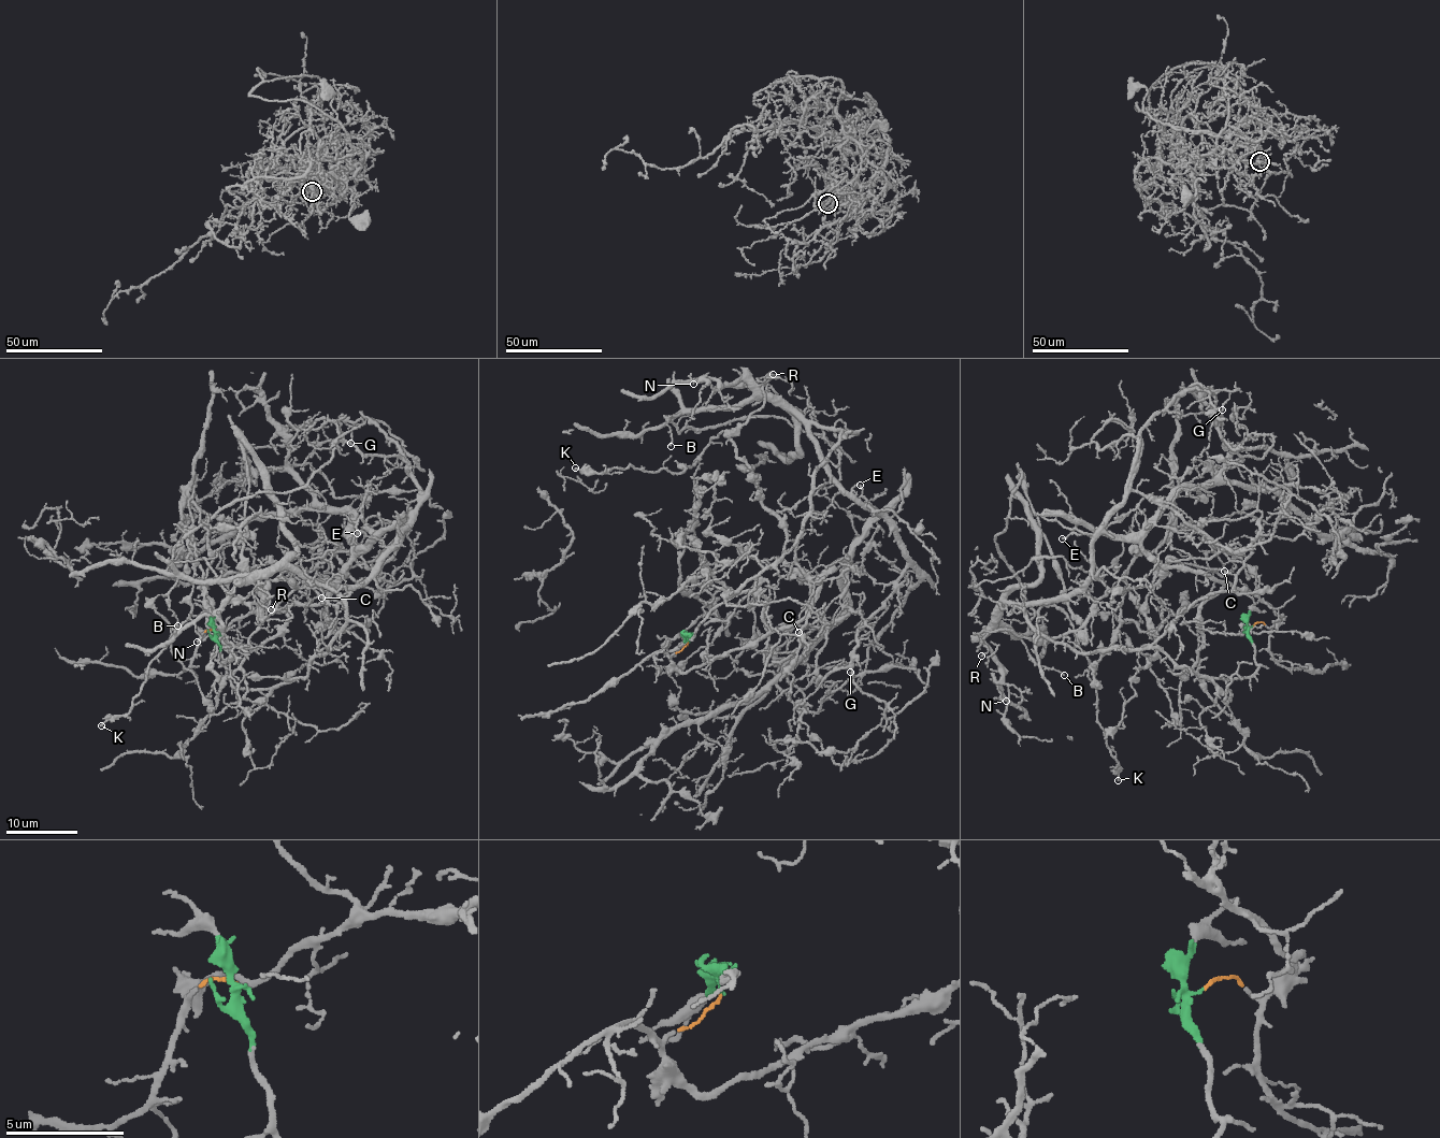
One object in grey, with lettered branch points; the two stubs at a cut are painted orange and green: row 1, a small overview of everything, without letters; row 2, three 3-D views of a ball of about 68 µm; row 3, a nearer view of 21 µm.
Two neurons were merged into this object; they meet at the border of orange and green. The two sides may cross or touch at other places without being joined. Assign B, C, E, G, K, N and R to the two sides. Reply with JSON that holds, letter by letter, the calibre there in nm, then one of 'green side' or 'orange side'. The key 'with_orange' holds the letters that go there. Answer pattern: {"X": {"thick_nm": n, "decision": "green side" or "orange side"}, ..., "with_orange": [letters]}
{"B": {"thick_nm": 120, "decision": "green side"}, "C": {"thick_nm": 170, "decision": "green side"}, "E": {"thick_nm": 160, "decision": "green side"}, "G": {"thick_nm": 150, "decision": "green side"}, "K": {"thick_nm": 160, "decision": "orange side"}, "N": {"thick_nm": 160, "decision": "green side"}, "R": {"thick_nm": 110, "decision": "orange side"}, "with_orange": ["K", "R"]}

